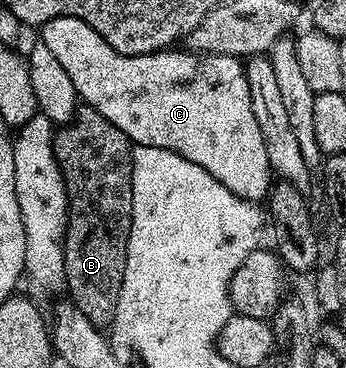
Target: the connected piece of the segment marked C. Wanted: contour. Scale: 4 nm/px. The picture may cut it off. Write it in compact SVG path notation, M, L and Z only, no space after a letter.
M69 16L50 18L48 25L41 27L39 32L39 43L47 46L54 54L54 58L58 58L62 70L66 70L66 74L70 74L70 82L74 82L74 90L76 91L77 97L81 101L88 103L94 110L98 110L98 114L102 114L102 118L114 122L114 126L118 126L118 130L122 130L122 134L126 134L133 145L154 146L155 148L170 150L174 154L178 154L182 158L186 158L190 162L202 166L202 170L206 170L211 176L218 178L218 182L222 182L222 186L226 186L226 190L238 194L238 198L242 198L243 200L260 202L267 197L274 183L274 173L270 162L266 158L266 142L262 142L262 130L258 130L258 118L254 118L254 106L250 106L250 86L246 82L244 64L237 57L199 56L191 50L183 50L184 52L161 50L158 52L147 52L141 56L118 54L110 46L110 42L106 42L106 38L102 38L102 34L98 34L98 30L86 26L86 22L82 22L82 18L70 18Z

